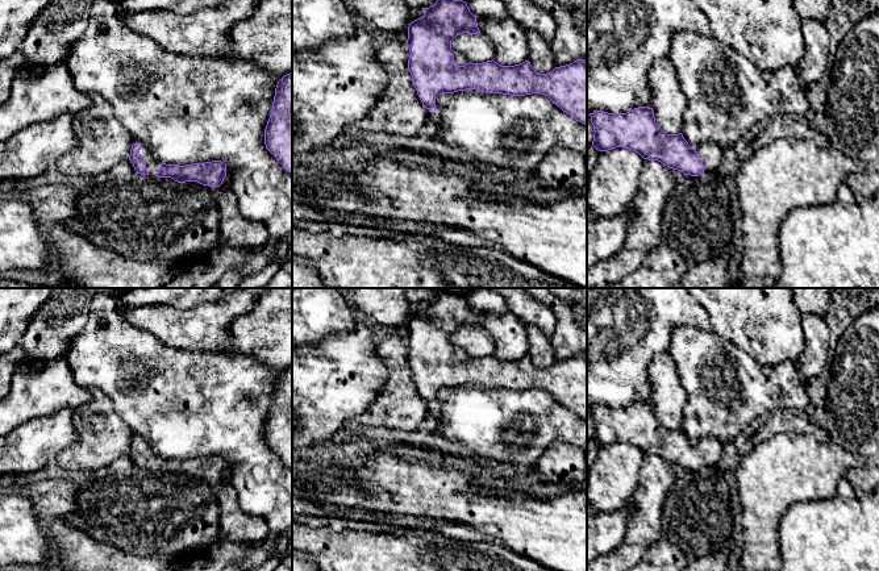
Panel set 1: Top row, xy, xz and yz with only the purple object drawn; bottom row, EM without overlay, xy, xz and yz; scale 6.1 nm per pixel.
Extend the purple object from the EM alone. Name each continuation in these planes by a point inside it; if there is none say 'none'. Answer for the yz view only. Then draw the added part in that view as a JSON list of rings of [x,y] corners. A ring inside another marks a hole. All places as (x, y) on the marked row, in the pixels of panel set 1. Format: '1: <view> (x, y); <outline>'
1: yz (711, 154); [[[703,143],[697,154],[704,164],[704,172],[715,172],[722,159],[724,150],[716,143]]]

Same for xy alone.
1: xy (153, 166); [[[133,139],[133,143],[141,145],[139,154],[142,155],[142,159],[146,163],[147,172],[149,172],[149,175],[155,176],[159,171],[161,162],[158,162],[157,159],[154,159],[151,157],[150,151],[147,150],[147,147],[142,142]]]

